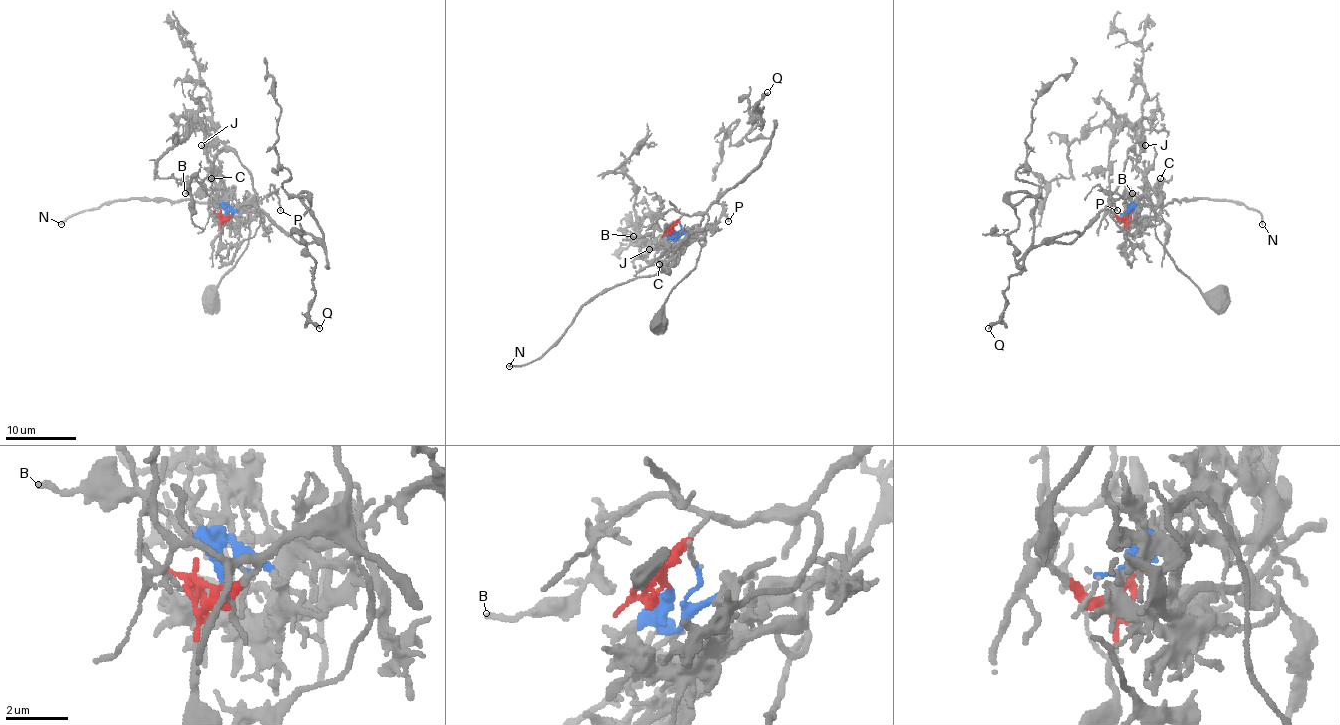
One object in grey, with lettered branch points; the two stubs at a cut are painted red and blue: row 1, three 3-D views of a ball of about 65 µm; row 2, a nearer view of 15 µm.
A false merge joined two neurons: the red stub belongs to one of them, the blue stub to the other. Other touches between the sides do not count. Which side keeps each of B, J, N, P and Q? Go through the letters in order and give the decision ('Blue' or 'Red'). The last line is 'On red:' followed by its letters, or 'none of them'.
B: Red
J: Red
N: Blue
P: Blue
Q: Red
On red: B, J, Q

